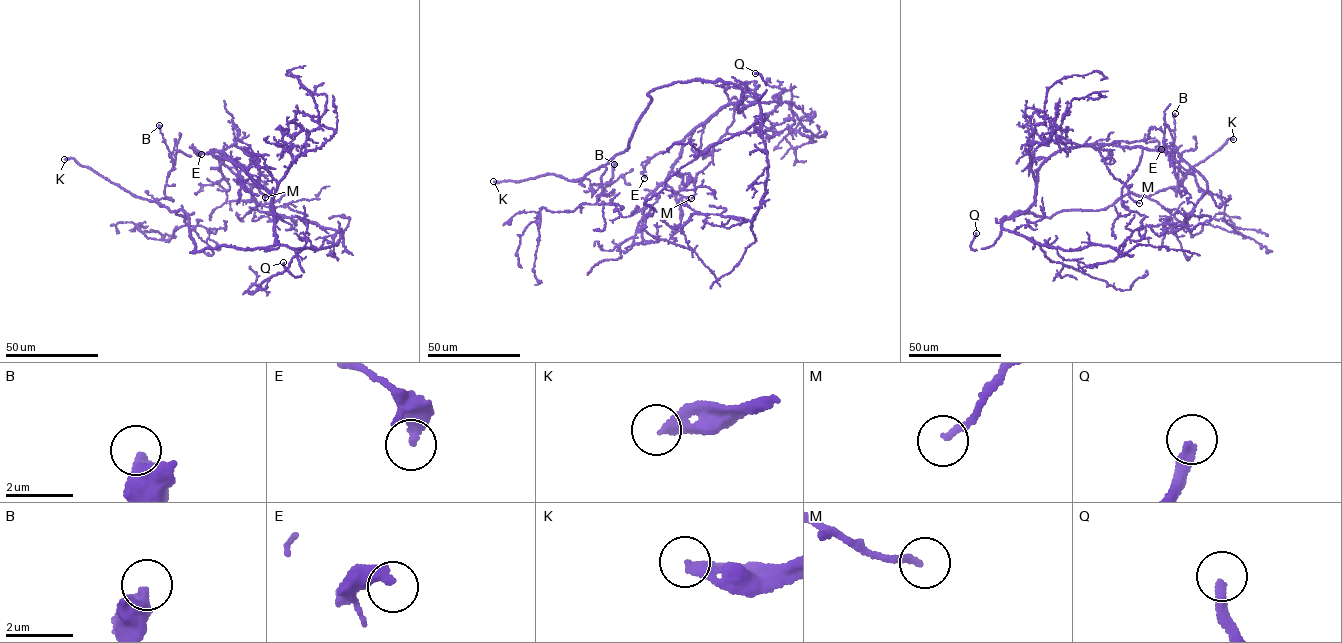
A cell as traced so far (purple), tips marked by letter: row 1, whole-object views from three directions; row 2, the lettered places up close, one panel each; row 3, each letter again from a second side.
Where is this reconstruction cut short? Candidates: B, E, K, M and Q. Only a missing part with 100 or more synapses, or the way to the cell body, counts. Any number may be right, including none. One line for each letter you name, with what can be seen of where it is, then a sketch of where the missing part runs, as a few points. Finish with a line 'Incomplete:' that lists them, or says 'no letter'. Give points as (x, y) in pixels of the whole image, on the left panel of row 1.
K: at (64, 159)
Incomplete: K

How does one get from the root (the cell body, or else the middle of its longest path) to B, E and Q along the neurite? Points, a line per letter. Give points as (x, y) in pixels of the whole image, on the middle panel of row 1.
B: (726, 82), (694, 79), (652, 89), (629, 146), (585, 177), (590, 185), (605, 183), (613, 177), (614, 164)
E: (726, 82), (741, 89), (737, 107), (744, 107), (723, 106), (653, 156), (644, 178)
Q: (726, 82), (754, 94), (759, 100), (766, 90), (766, 83), (755, 73)

